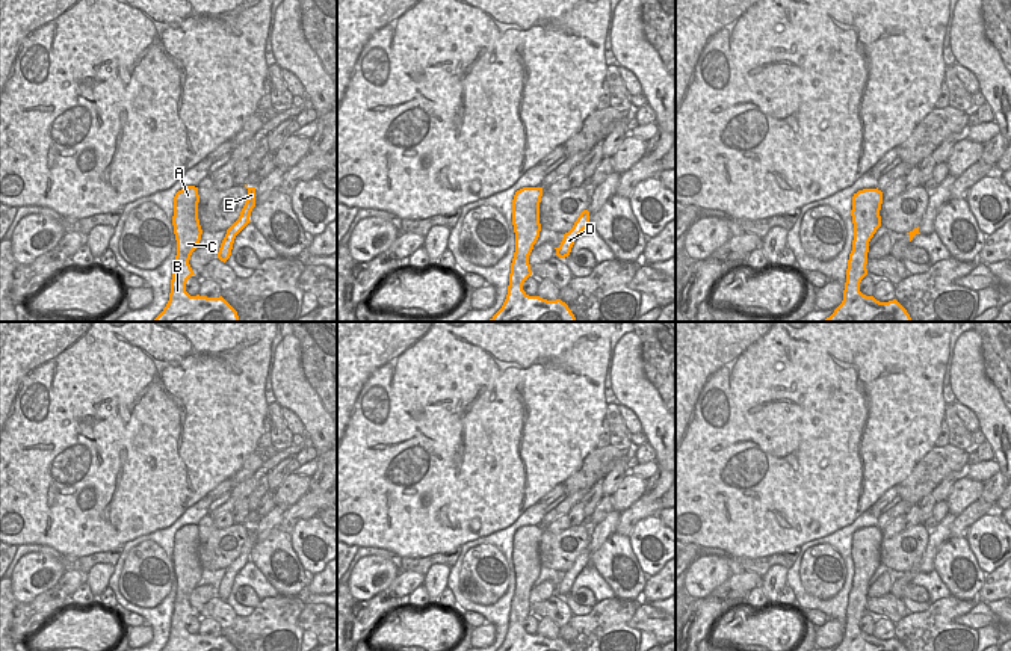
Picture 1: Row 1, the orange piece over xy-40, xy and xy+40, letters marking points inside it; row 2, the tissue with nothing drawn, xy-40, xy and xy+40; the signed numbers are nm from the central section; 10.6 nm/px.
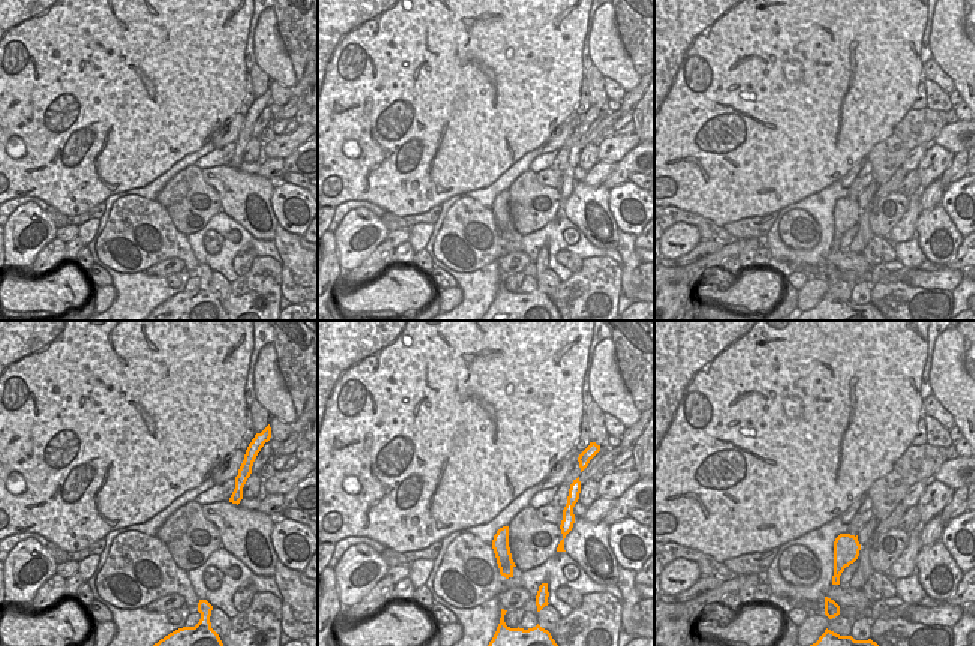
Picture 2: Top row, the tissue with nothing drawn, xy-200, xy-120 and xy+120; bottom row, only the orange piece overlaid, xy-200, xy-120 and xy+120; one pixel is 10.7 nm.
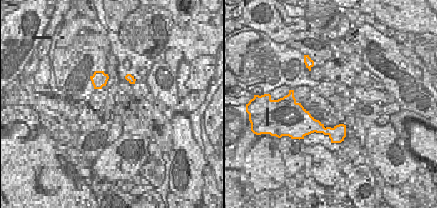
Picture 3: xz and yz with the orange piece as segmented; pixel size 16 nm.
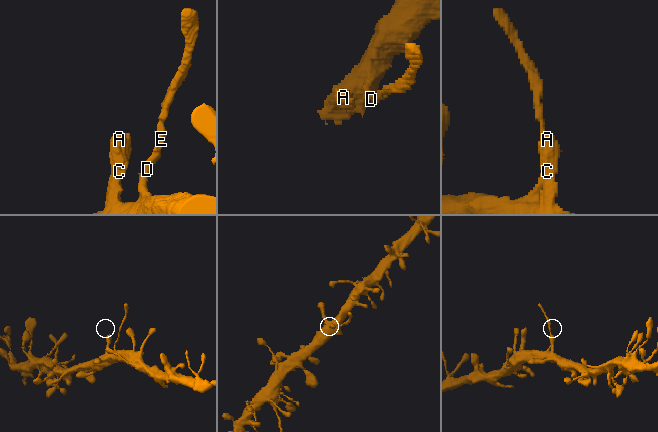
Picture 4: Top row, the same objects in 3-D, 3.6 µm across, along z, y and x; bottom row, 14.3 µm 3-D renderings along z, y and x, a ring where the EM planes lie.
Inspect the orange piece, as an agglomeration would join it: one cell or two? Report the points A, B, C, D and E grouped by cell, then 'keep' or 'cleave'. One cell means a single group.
groups A B C D / E; cleave

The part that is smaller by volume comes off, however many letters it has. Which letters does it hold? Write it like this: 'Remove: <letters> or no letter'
Remove: E

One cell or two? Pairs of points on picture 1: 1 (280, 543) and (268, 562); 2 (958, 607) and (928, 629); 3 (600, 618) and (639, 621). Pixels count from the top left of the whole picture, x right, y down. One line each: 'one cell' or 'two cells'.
1: one cell
2: one cell
3: two cells

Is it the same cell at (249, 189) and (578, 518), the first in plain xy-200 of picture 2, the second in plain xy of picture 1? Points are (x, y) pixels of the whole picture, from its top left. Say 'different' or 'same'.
different

